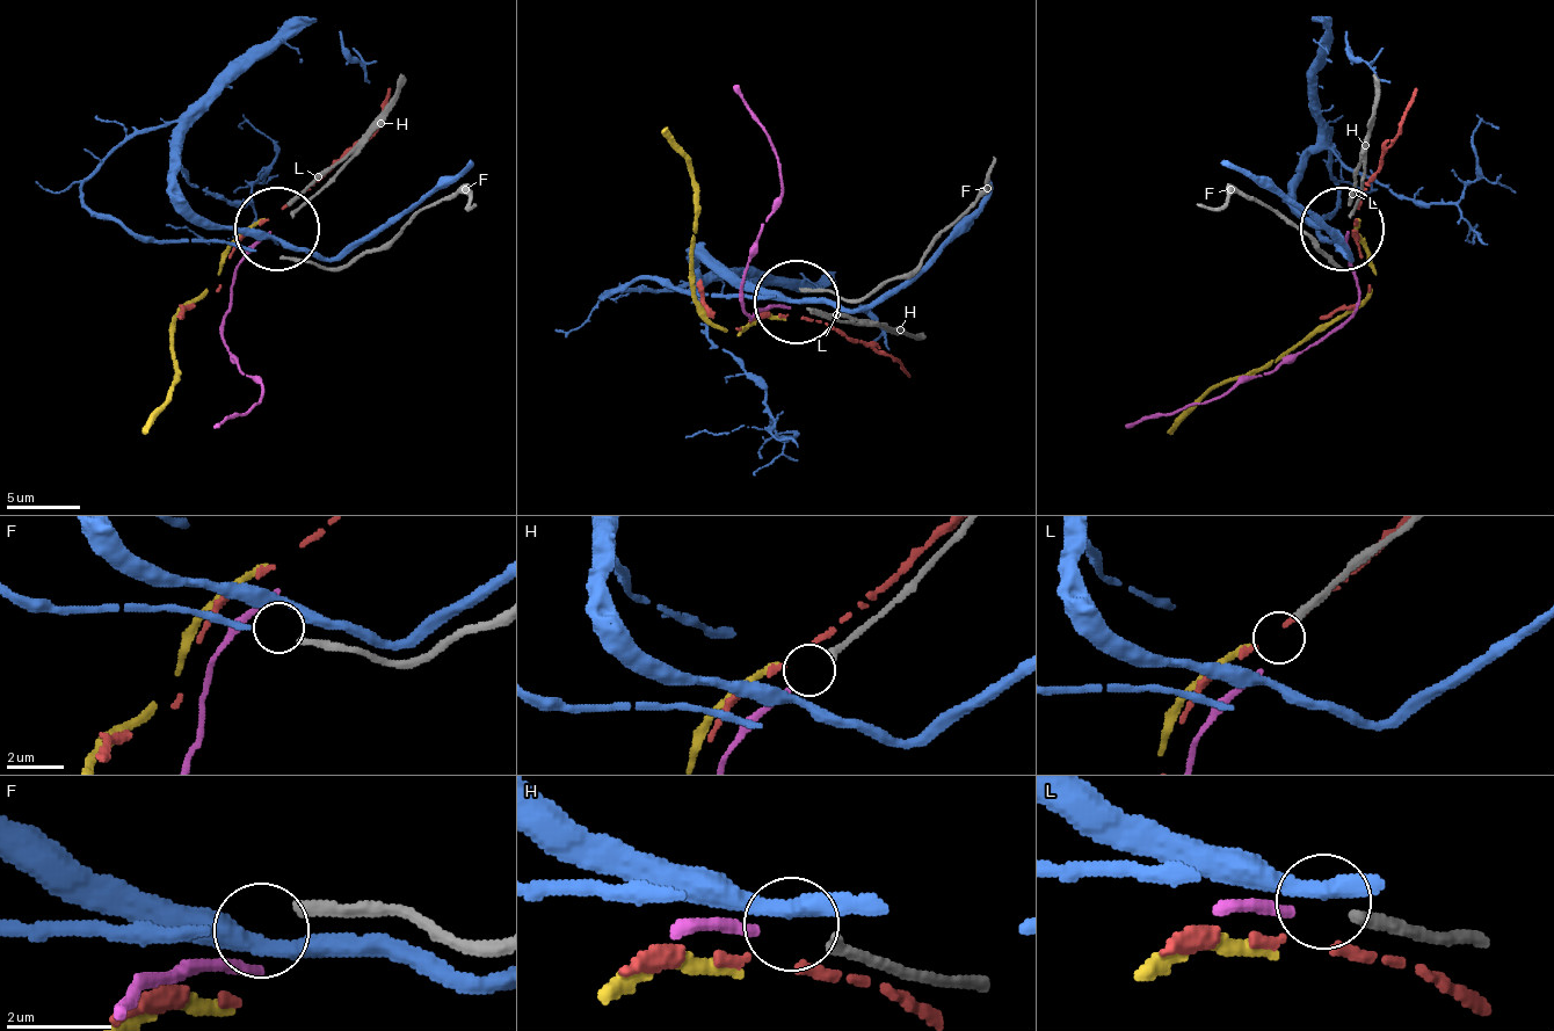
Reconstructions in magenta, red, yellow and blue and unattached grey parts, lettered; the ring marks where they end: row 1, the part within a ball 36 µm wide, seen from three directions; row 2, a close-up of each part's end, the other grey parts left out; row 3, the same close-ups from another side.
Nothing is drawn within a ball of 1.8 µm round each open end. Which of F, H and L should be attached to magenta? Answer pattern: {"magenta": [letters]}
{"magenta": ["H"]}

